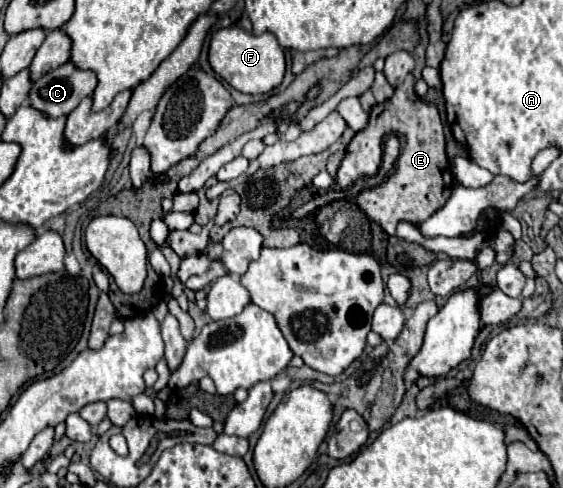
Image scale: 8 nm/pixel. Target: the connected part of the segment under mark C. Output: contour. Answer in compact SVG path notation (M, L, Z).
M64 63L34 81L28 93L28 105L42 111L46 117L64 117L74 111L94 87L96 75L92 71L80 71L72 63Z

